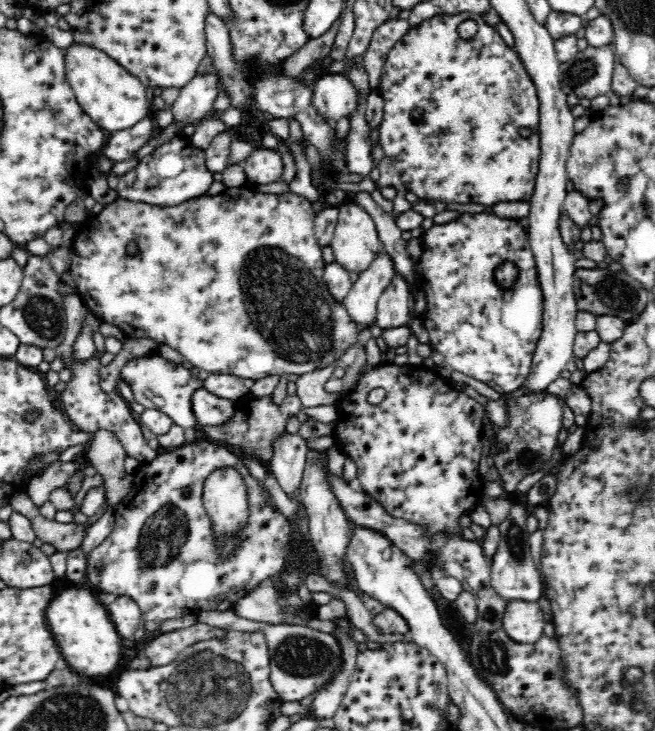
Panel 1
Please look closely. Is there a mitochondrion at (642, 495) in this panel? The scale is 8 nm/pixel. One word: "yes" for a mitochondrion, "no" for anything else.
yes

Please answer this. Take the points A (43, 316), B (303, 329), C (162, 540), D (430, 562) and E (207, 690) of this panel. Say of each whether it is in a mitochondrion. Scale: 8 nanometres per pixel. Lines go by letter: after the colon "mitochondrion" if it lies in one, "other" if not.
A: mitochondrion
B: mitochondrion
C: mitochondrion
D: other
E: mitochondrion

